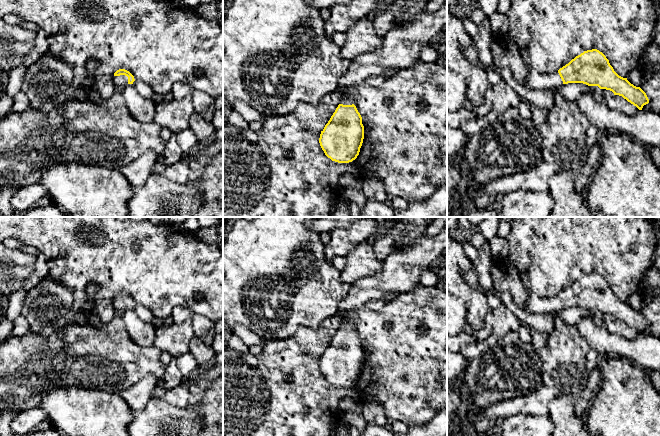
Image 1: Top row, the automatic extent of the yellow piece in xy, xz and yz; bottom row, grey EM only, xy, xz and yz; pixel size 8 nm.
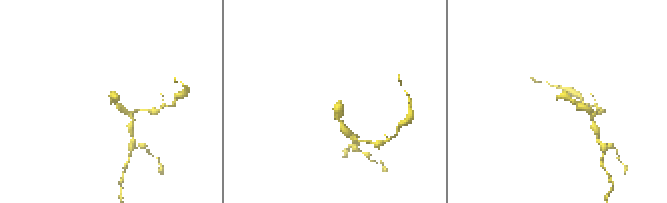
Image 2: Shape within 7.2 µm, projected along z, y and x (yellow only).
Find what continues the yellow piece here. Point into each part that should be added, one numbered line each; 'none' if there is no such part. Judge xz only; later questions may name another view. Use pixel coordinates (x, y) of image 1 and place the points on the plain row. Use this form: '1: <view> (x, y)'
1: xz (345, 325)

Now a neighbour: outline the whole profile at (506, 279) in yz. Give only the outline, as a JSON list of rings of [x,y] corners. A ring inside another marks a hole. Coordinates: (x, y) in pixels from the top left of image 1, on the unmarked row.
[[[509,256],[494,258],[490,273],[494,289],[501,293],[508,293],[516,305],[525,309],[529,290],[522,282],[511,258]]]

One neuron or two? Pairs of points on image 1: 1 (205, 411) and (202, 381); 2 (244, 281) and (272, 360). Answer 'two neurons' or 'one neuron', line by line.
1: two neurons
2: two neurons

